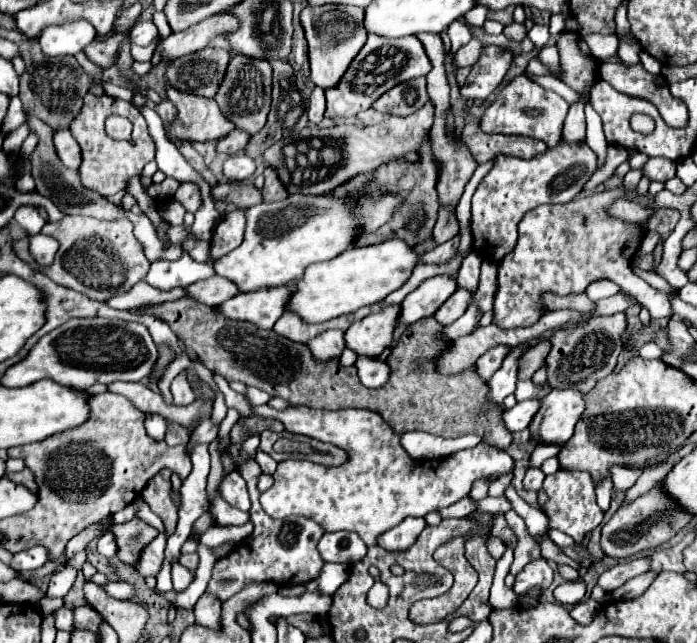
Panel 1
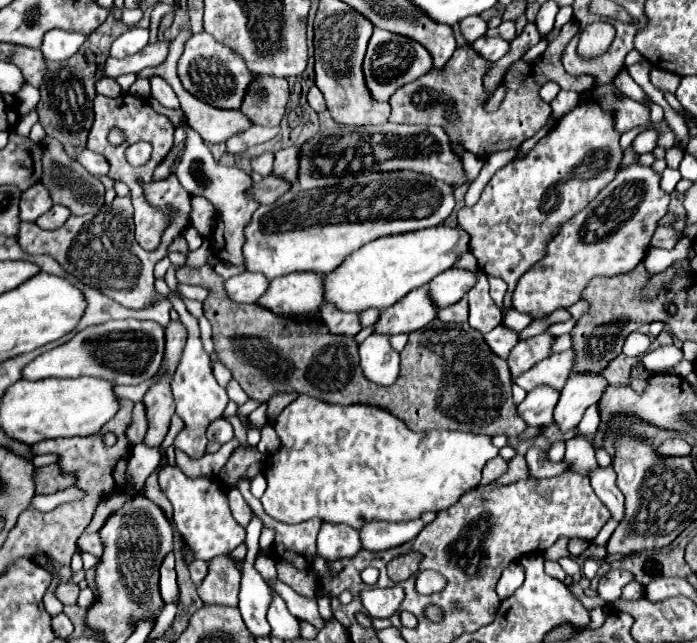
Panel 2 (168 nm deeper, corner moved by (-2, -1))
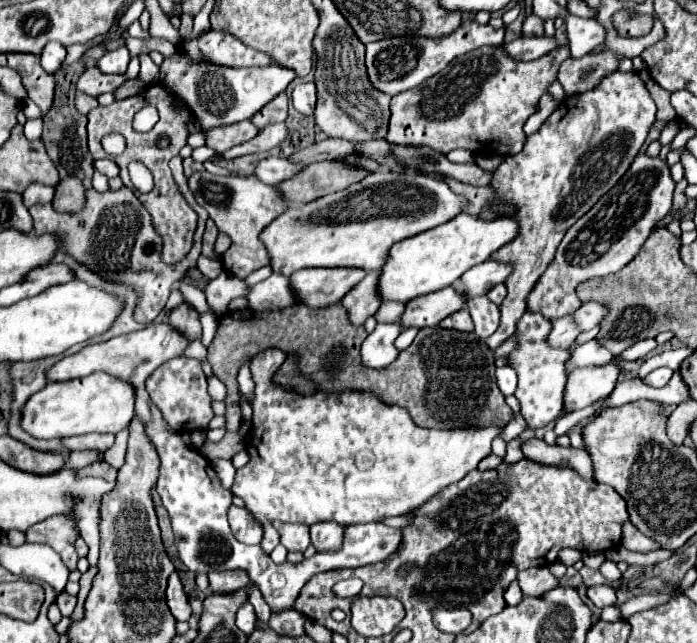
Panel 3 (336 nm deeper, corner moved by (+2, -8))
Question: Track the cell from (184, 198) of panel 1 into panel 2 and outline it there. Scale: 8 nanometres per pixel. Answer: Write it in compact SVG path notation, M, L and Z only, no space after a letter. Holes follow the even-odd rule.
M192 197L192 225L198 229L200 235L210 235L214 229L216 209L204 197Z

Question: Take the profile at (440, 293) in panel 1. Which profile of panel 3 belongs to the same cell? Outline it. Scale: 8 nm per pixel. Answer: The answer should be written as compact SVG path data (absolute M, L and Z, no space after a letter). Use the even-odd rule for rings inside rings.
M490 260L490 262L482 262L480 266L474 266L472 270L468 270L456 284L456 288L472 298L472 296L480 296L486 294L492 286L504 282L510 274L512 274L514 266L510 262L498 262L498 260Z

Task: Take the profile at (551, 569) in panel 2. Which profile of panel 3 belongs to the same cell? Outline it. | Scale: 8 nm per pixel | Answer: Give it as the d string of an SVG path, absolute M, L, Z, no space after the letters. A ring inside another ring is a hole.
M540 566L540 568L522 570L518 574L518 584L520 584L524 596L542 596L548 590L552 590L558 584L558 580L550 574L550 570L546 566Z

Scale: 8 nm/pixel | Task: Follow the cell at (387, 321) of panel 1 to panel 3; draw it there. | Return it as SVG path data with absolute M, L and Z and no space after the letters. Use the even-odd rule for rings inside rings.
M454 286L438 290L436 294L424 294L420 298L414 298L412 302L408 302L400 324L404 328L408 328L408 326L416 326L416 328L436 326L446 316L464 308L466 300L468 298L462 292L458 292Z

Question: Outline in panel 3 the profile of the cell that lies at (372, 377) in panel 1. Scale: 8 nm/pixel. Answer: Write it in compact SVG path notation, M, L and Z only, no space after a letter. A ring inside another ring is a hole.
M376 324L376 330L362 344L362 362L368 368L384 368L398 356L394 340L402 334L400 324Z

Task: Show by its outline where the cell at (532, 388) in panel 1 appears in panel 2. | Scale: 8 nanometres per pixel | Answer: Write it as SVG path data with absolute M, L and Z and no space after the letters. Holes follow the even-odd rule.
M570 349L558 355L550 355L548 359L542 359L536 367L520 375L516 379L516 385L520 385L524 391L532 391L532 387L538 387L538 385L548 385L560 391L570 375L572 361L574 361L574 355Z

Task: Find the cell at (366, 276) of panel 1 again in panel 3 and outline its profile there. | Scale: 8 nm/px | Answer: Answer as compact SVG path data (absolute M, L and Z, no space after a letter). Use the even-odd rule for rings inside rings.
M458 214L454 220L444 222L432 230L406 238L392 246L390 256L380 274L380 296L384 300L408 302L454 284L466 270L486 262L500 246L516 238L520 226L514 218L500 216L496 220L480 220L470 214Z

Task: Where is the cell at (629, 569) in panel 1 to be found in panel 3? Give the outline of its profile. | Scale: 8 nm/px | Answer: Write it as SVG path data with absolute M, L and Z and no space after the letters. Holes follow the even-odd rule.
M592 586L588 588L588 598L594 602L596 608L606 608L606 606L612 606L616 602L616 594L614 594L614 588L610 586Z

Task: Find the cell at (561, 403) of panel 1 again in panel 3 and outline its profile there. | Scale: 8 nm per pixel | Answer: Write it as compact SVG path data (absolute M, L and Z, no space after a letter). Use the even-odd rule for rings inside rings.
M616 360L604 366L576 368L568 378L564 394L564 410L566 412L580 410L604 396L610 396L614 386L618 384L618 376L620 376L620 366Z

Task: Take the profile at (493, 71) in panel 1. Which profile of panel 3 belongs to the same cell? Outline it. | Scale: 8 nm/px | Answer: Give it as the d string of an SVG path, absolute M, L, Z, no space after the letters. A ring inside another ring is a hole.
M530 14L530 16L526 16L522 30L524 30L524 36L542 36L544 34L544 20L538 18L536 14Z

